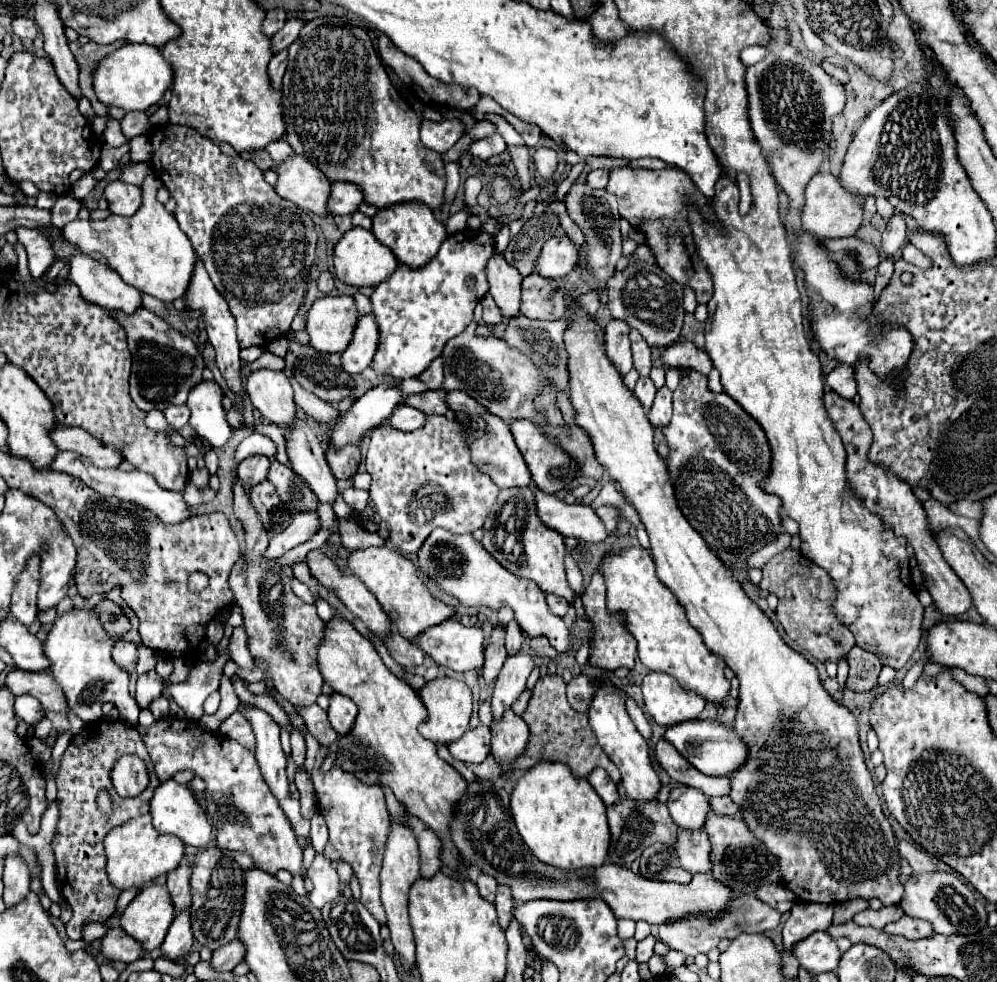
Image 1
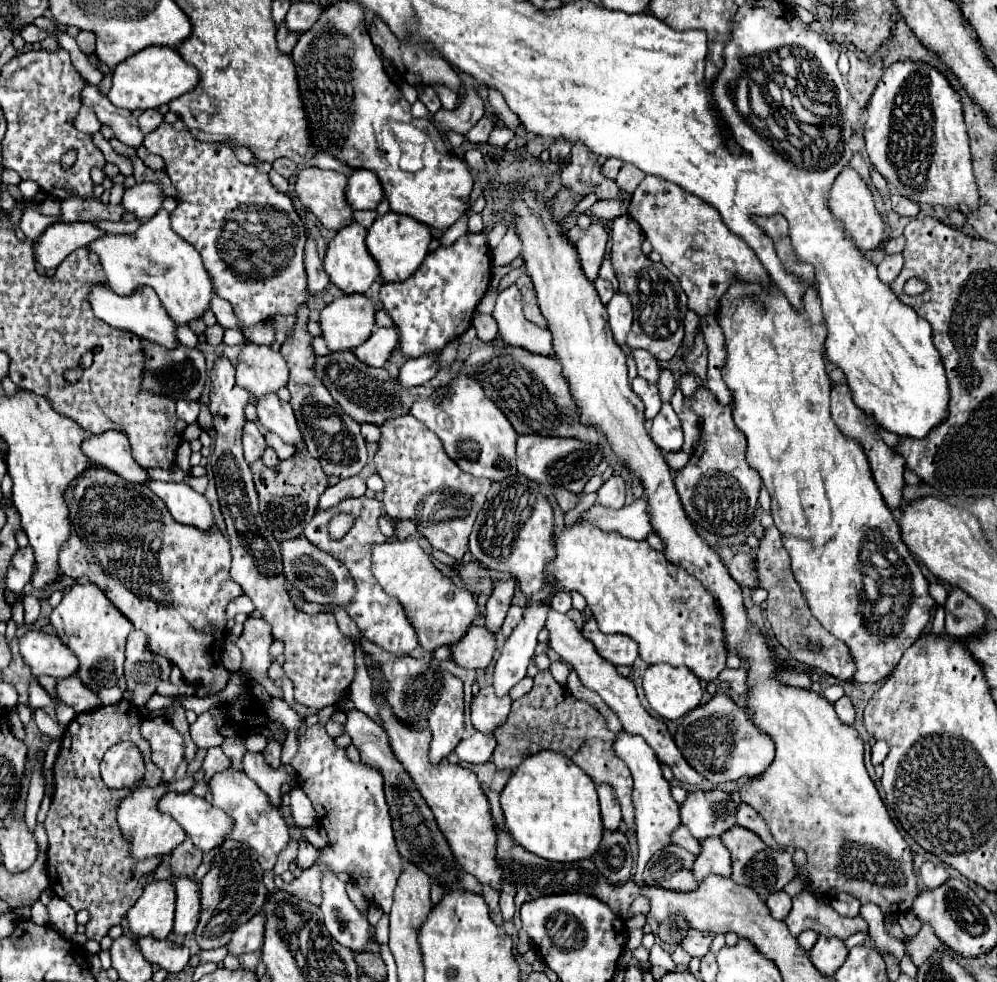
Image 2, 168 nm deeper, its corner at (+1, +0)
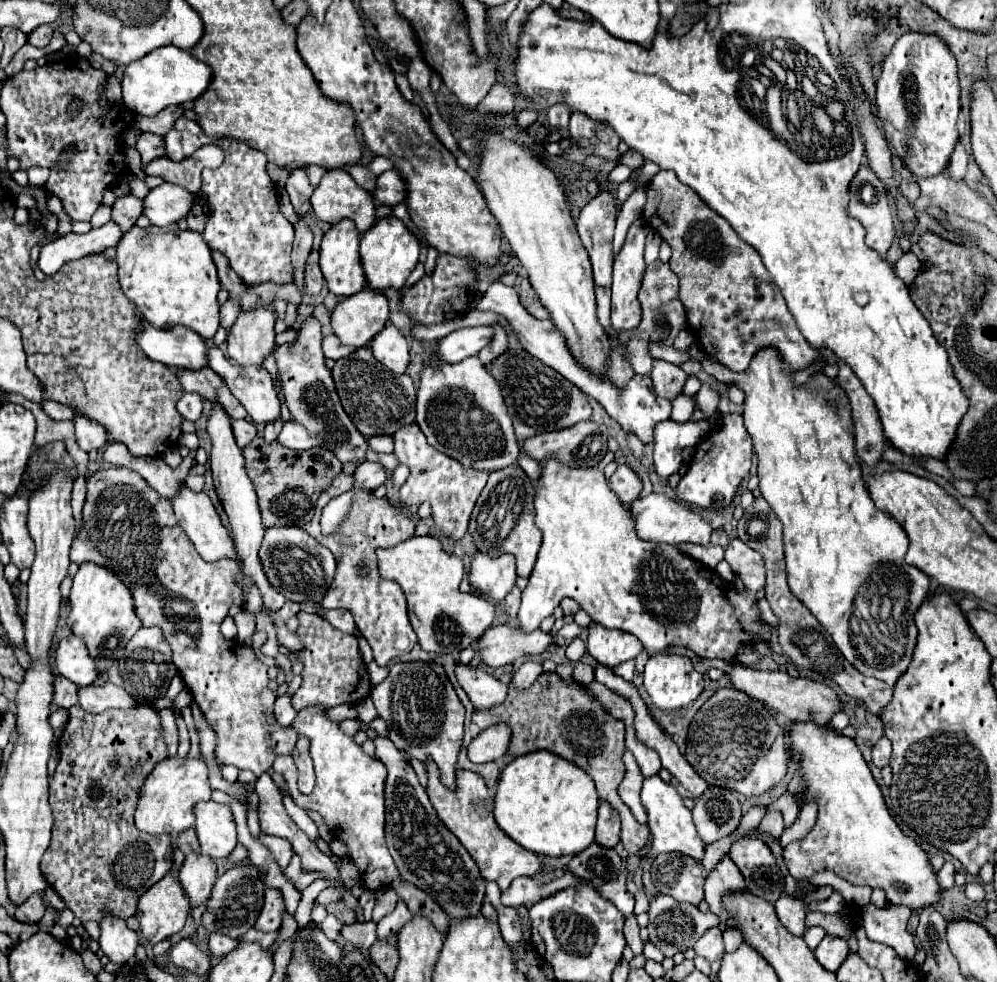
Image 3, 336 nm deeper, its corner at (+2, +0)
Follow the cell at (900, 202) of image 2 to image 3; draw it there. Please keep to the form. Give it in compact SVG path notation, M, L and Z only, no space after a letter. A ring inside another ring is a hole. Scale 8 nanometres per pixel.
M903 180L901 186L899 186L899 190L901 190L901 194L905 194L911 202L915 202L915 200L919 198L919 184L917 184L917 182L907 182L907 180Z

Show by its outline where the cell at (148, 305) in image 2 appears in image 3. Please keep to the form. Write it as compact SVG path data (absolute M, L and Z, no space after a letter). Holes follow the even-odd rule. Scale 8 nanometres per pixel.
M145 322L143 330L137 334L137 342L149 360L179 370L201 370L209 366L207 346L193 330L177 326L169 332L153 328L149 322Z

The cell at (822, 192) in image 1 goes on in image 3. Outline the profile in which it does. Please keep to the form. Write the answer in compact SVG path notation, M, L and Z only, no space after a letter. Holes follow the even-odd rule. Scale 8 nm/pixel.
M861 166L861 170L851 182L849 196L851 196L849 214L855 216L867 230L865 244L873 248L875 252L879 252L881 256L885 256L895 238L895 226L893 226L893 218L891 218L891 210L887 204L887 194L885 194L883 184L877 180L877 176L873 176L873 172L867 166ZM865 186L873 188L875 198L871 204L865 204L861 200L861 190Z

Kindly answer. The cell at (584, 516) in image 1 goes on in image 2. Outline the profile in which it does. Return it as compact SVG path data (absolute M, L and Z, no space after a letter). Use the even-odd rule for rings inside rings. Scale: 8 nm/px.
M640 498L620 510L594 504L582 514L582 520L590 520L594 526L602 528L602 532L618 532L632 540L644 540L652 532L646 516L646 498Z

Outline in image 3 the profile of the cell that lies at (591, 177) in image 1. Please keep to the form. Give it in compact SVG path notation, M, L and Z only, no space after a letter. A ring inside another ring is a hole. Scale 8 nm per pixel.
M627 150L625 154L621 154L621 164L627 164L631 168L639 168L643 162L645 162L645 158L633 150Z

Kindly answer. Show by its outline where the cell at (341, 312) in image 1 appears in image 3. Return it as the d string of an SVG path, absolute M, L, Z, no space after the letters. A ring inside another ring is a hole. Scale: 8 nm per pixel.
M361 290L341 300L331 316L331 326L343 344L365 346L389 322L389 302L377 290Z

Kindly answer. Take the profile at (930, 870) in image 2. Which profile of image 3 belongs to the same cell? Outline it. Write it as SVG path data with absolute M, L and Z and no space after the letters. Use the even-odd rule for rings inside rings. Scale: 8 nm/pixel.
M945 862L945 866L937 872L937 878L939 878L939 884L941 884L943 890L953 888L955 886L955 866L953 866L953 862Z

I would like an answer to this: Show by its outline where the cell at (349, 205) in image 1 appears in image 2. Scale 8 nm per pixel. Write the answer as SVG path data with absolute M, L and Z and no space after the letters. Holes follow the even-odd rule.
M354 170L348 176L346 202L352 210L374 210L382 200L382 188L374 172Z

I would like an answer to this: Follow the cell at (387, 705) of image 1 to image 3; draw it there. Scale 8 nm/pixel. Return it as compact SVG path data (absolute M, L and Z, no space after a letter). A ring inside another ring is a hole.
M433 762L427 764L429 770L429 798L433 802L433 808L437 810L443 824L459 838L459 842L465 846L465 850L471 854L471 858L477 862L481 876L489 882L497 882L501 890L505 890L515 878L529 876L533 878L543 870L543 862L539 854L525 850L517 842L513 842L495 822L493 818L493 798L489 796L485 780L469 770L457 770L457 790L451 792L445 788L439 780L439 772Z

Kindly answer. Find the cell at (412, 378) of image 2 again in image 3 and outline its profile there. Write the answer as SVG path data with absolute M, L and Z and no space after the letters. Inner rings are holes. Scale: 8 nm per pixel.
M475 326L475 328L461 328L451 332L437 344L437 354L445 362L461 362L463 358L477 356L481 348L489 344L493 338L491 326Z

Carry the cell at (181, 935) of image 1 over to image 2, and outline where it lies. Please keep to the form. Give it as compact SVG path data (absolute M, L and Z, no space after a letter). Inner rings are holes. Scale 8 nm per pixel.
M178 880L176 884L176 916L174 916L174 934L184 938L194 932L200 912L200 890L192 880Z

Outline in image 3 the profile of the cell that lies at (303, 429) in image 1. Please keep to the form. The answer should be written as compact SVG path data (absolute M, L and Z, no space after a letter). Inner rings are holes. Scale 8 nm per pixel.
M217 346L209 348L209 366L245 406L253 422L265 424L281 416L281 402L271 386L271 374L265 368L237 368Z

